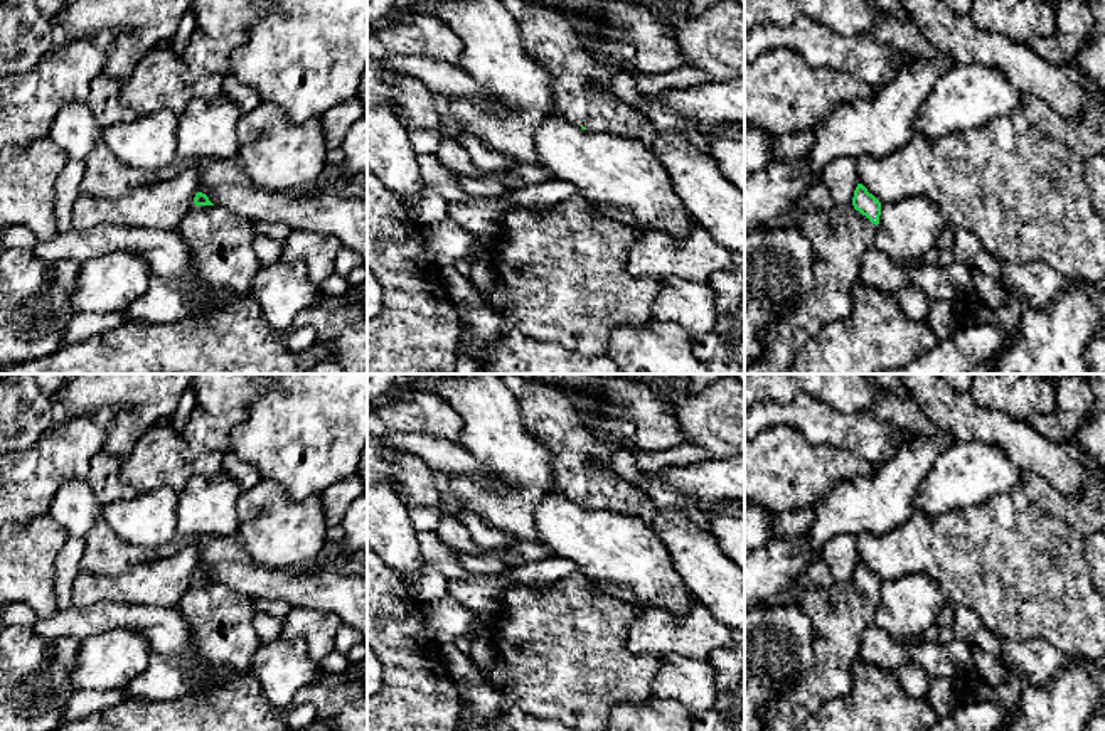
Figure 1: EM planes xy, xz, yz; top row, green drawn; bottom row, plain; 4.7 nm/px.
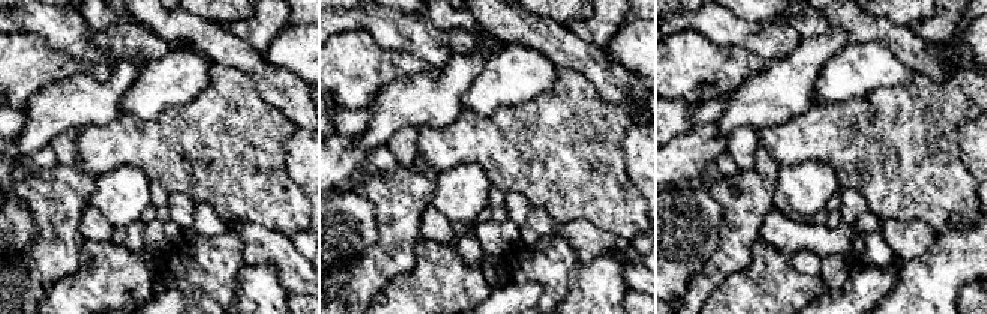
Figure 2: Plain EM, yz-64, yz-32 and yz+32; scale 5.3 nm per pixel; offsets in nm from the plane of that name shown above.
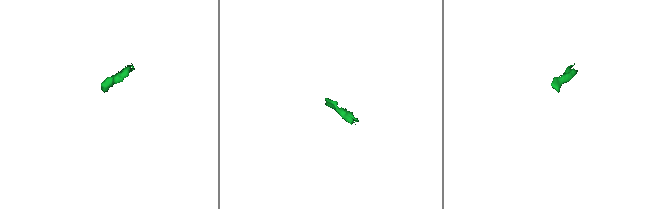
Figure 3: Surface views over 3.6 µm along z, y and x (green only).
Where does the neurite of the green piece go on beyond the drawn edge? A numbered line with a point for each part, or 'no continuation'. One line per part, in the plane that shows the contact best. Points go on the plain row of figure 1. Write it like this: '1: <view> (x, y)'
1: yz (841, 613)

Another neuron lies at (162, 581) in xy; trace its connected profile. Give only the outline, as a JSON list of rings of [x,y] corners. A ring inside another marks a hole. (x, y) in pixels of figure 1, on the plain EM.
[[[185,544],[170,556],[148,559],[113,576],[81,571],[72,583],[72,605],[91,606],[103,601],[177,608],[194,583],[200,547]]]

